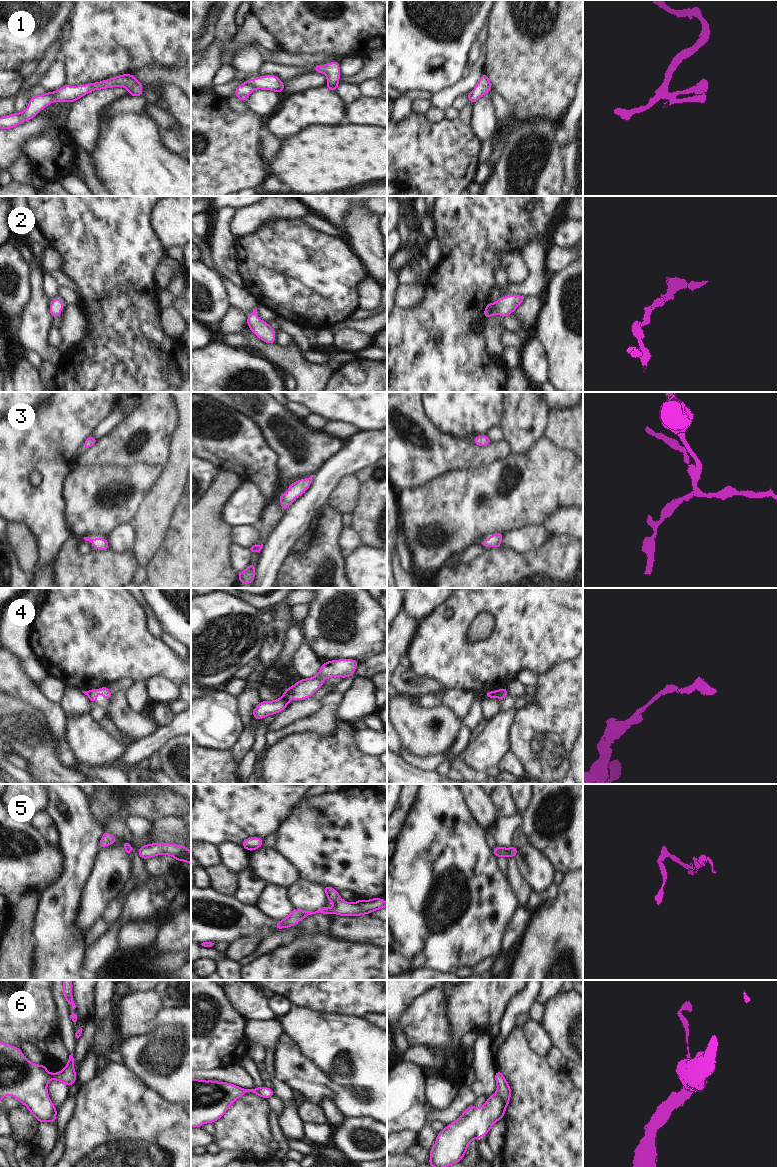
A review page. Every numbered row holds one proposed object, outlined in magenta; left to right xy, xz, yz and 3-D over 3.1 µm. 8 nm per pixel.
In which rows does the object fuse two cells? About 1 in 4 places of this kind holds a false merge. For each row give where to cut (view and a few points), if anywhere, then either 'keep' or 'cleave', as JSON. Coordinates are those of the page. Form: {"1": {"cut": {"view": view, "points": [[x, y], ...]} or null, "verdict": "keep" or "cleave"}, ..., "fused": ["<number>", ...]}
{"1": {"cut": {"view": "xz", "points": [[245, 83], [256, 88]]}, "verdict": "cleave"}, "2": {"cut": null, "verdict": "keep"}, "3": {"cut": null, "verdict": "keep"}, "4": {"cut": {"view": "yz", "points": [[497, 690], [498, 696]]}, "verdict": "cleave"}, "5": {"cut": null, "verdict": "keep"}, "6": {"cut": null, "verdict": "keep"}, "fused": ["1", "4"]}

